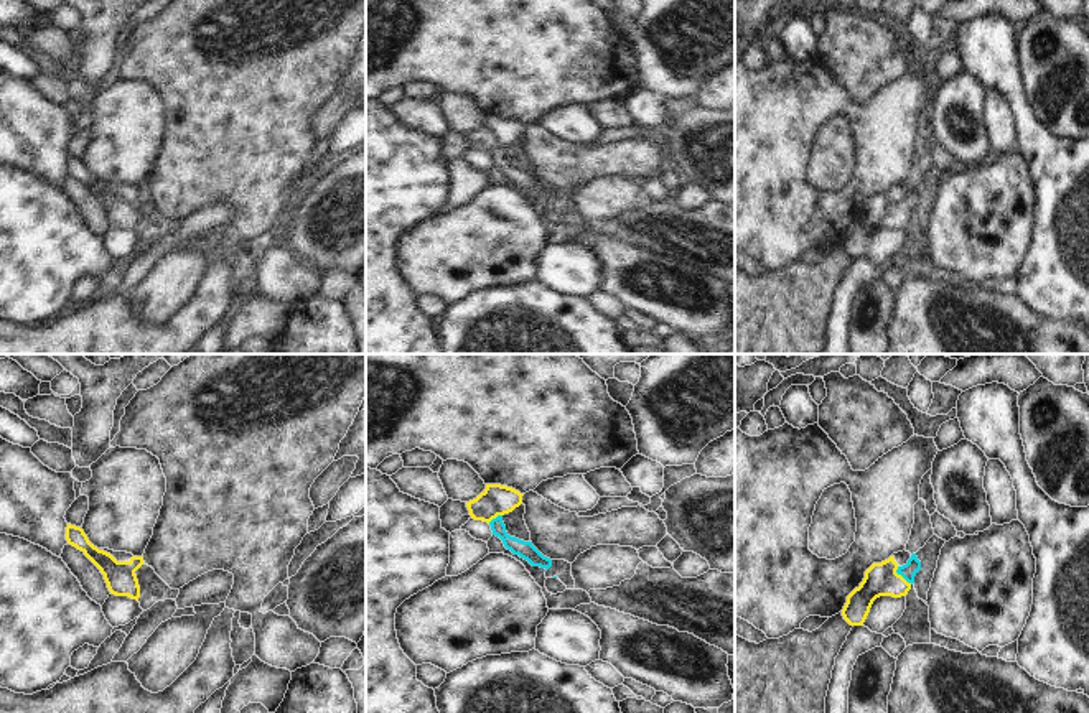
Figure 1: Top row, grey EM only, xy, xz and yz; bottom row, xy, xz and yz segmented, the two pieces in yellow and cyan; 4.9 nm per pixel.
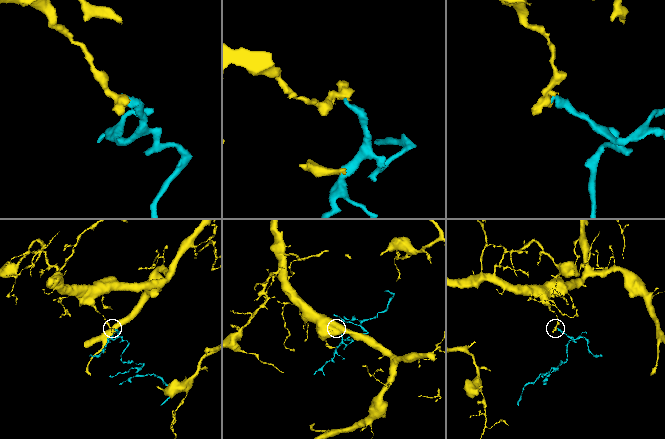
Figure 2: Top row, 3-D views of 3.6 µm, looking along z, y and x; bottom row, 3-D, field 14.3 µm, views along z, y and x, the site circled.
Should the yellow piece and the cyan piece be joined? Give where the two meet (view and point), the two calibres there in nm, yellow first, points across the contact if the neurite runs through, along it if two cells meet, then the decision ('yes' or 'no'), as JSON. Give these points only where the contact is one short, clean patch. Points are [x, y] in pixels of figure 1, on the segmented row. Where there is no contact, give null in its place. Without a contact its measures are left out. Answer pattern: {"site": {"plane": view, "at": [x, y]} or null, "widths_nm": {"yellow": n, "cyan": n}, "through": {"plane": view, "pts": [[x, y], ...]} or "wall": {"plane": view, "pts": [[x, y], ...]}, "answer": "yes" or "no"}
{"site": {"plane": "yz", "at": [902, 577]}, "widths_nm": {"yellow": 160, "cyan": 80}, "through": {"plane": "yz", "pts": [[880, 580], [902, 577], [908, 572]]}, "answer": "yes"}

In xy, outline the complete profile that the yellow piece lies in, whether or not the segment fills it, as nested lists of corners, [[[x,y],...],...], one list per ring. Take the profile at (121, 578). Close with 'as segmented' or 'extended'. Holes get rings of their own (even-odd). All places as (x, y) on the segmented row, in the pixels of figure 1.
[[[71,524],[66,527],[66,540],[100,570],[112,594],[129,596],[138,601],[140,586],[135,571],[145,563],[143,557],[117,562],[110,553],[94,547],[81,527]]]; as segmented

